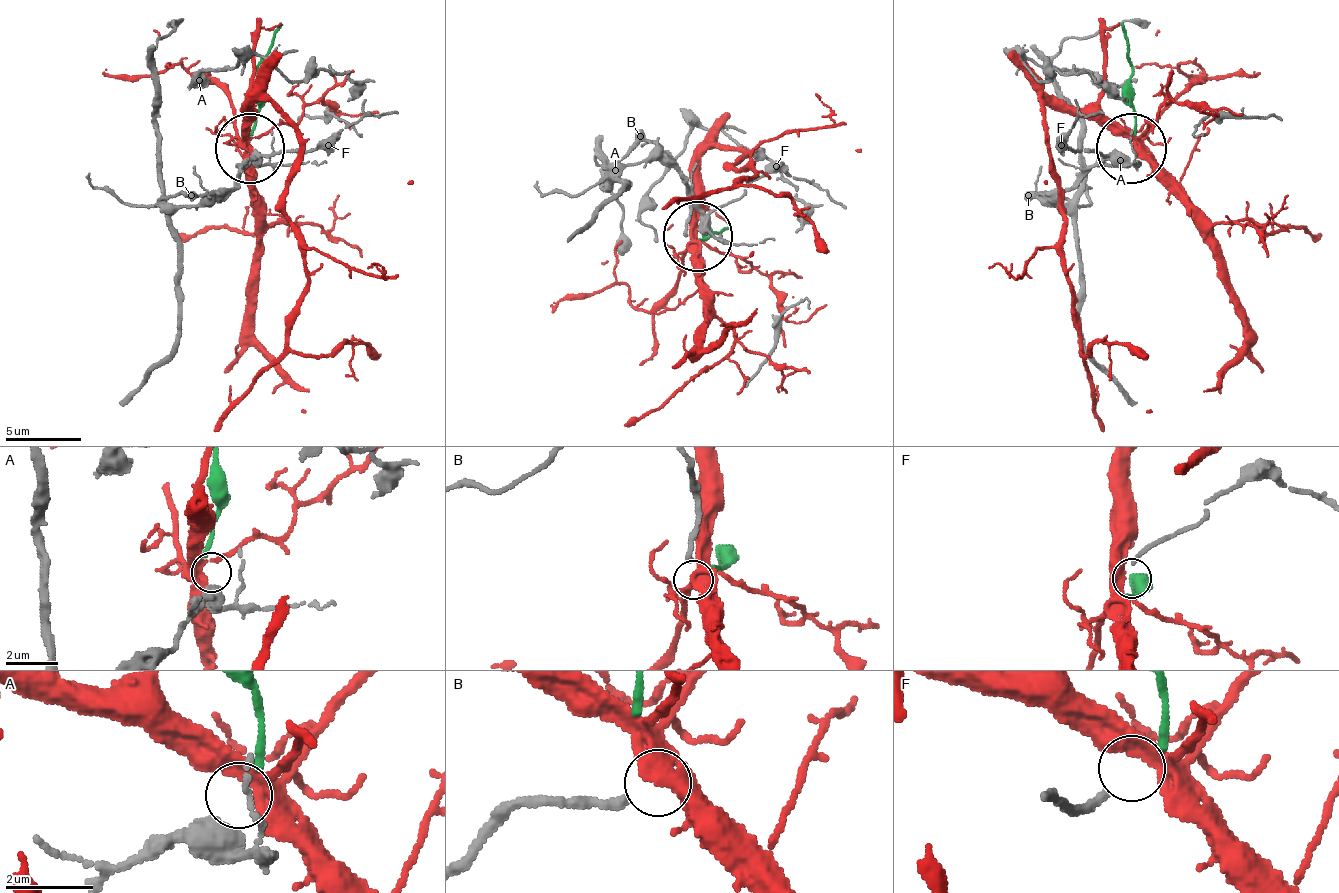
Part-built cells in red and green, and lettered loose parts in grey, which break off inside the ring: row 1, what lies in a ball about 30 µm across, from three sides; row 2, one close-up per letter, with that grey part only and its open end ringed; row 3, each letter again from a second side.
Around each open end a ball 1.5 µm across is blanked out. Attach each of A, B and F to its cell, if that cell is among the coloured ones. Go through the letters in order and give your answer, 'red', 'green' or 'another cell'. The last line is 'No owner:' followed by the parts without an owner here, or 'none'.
A: green
B: another cell
F: another cell
No owner: B, F

